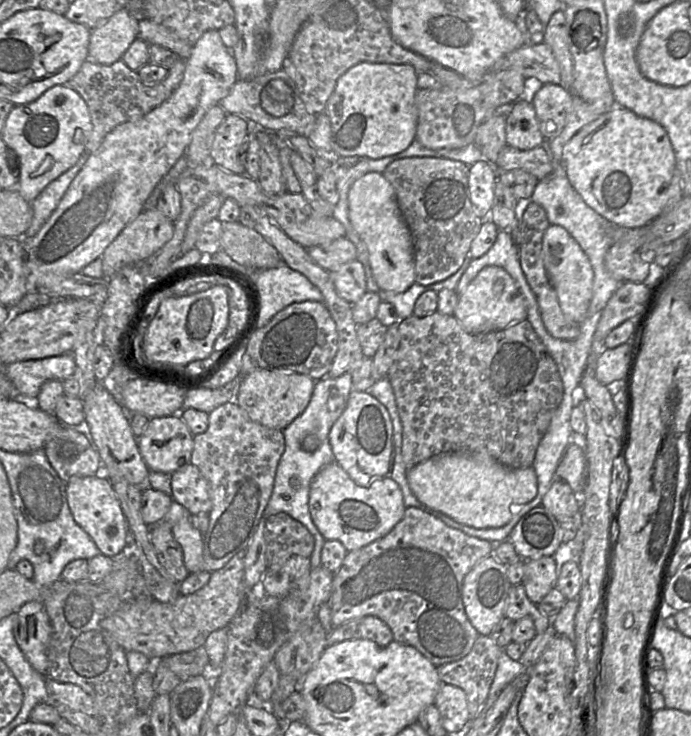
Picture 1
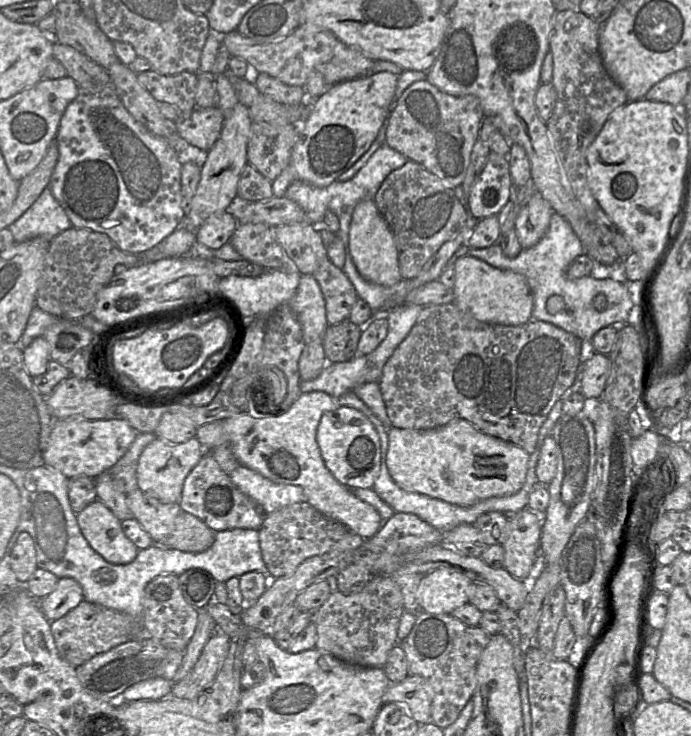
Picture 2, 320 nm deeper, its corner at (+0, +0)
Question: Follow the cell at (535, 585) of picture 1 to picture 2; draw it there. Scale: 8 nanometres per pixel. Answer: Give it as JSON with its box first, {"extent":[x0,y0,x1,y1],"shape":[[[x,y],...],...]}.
{"extent":[503,508,542,580],"shape":[[[528,508],[507,515],[503,568],[518,580],[527,580],[539,553],[542,519]]]}

